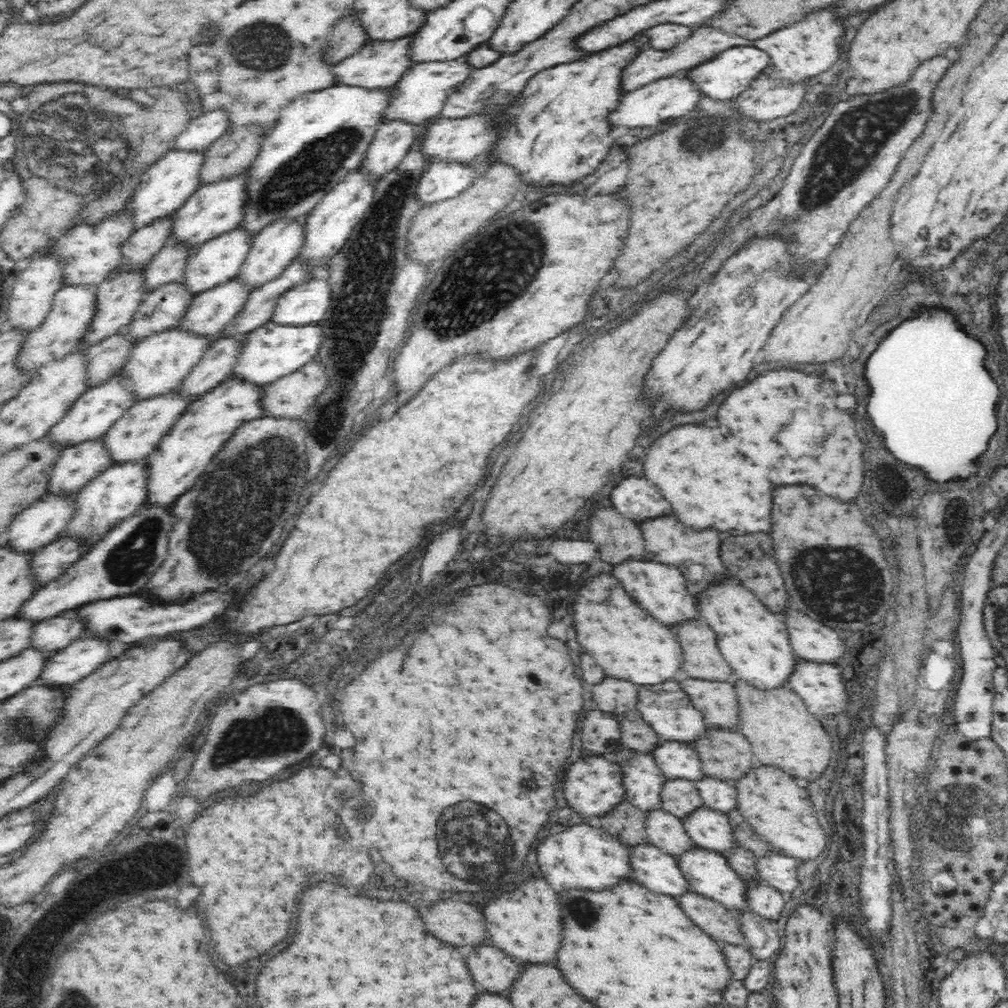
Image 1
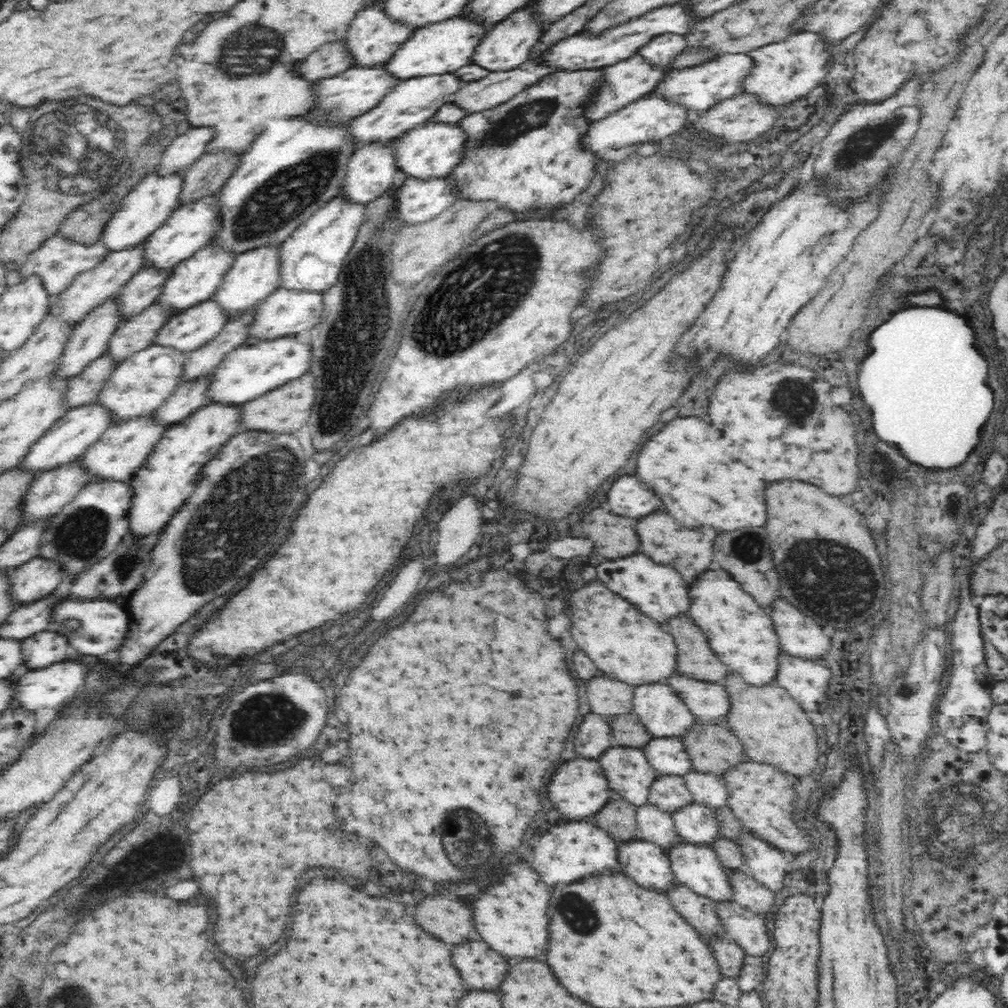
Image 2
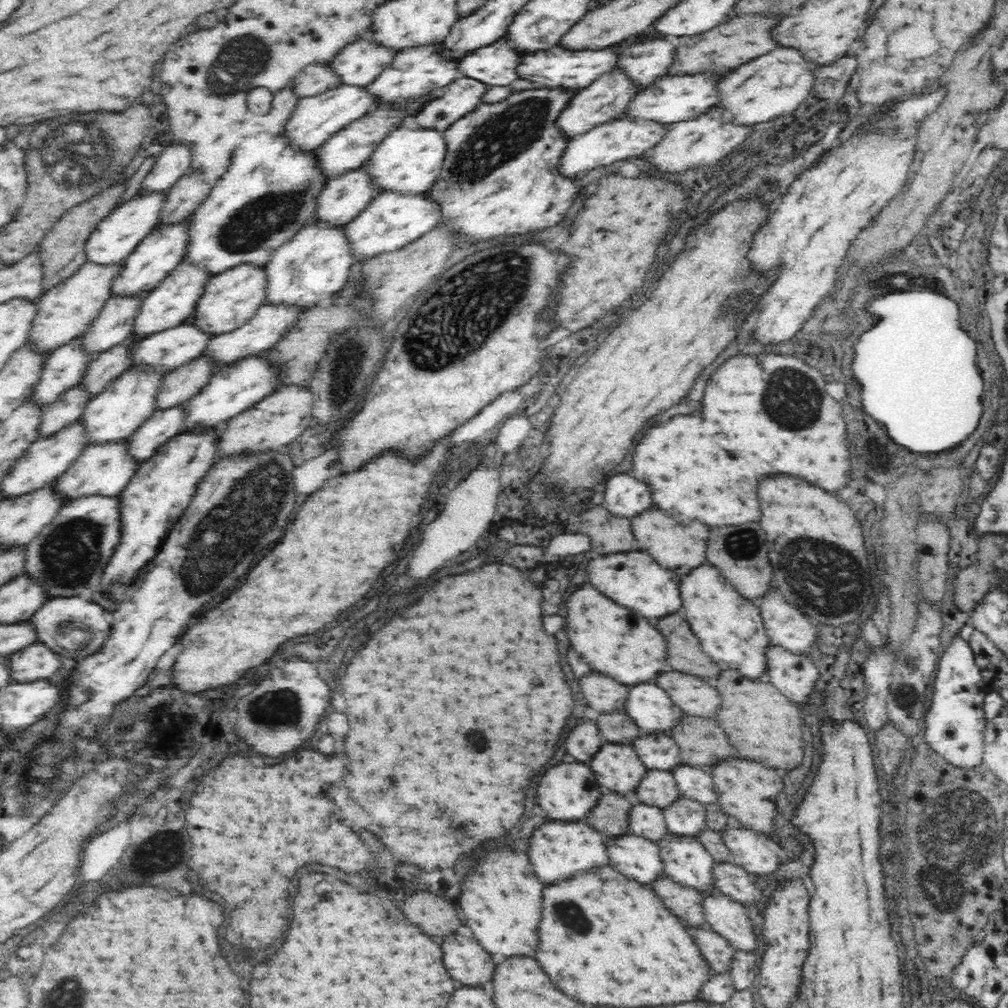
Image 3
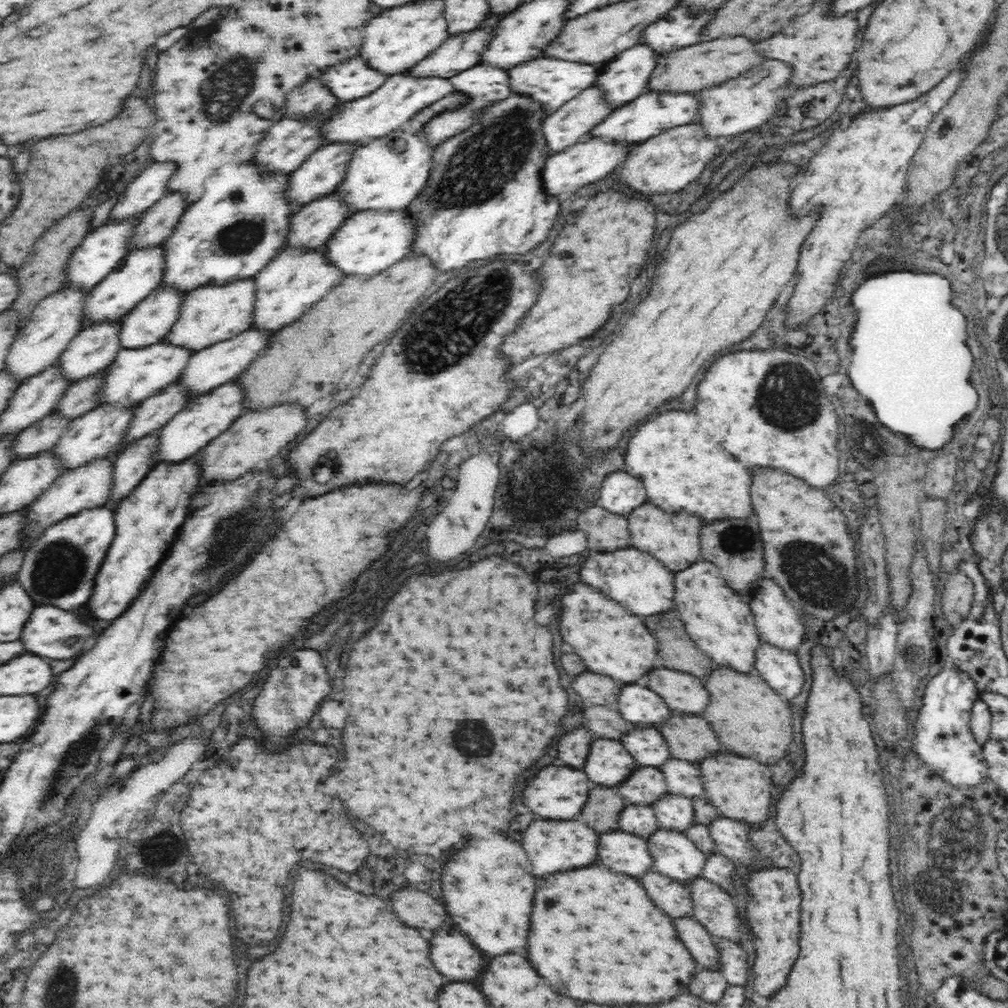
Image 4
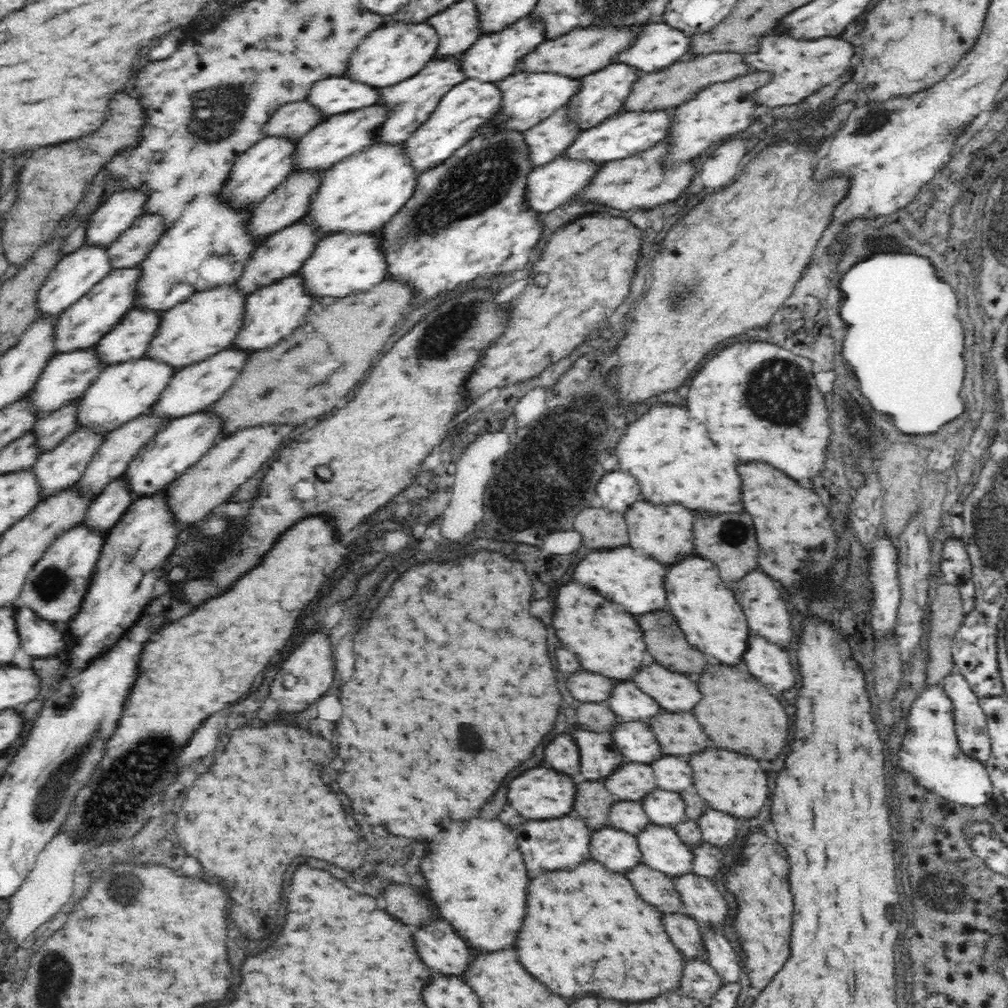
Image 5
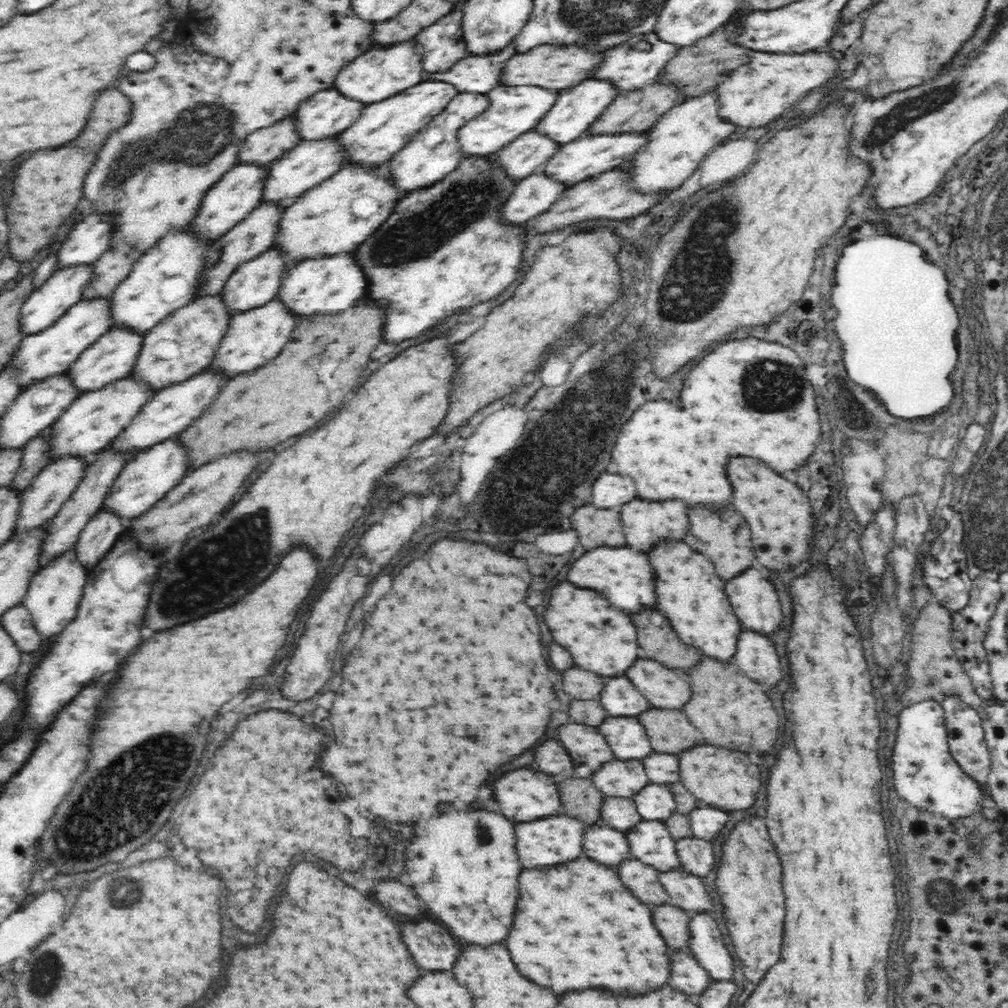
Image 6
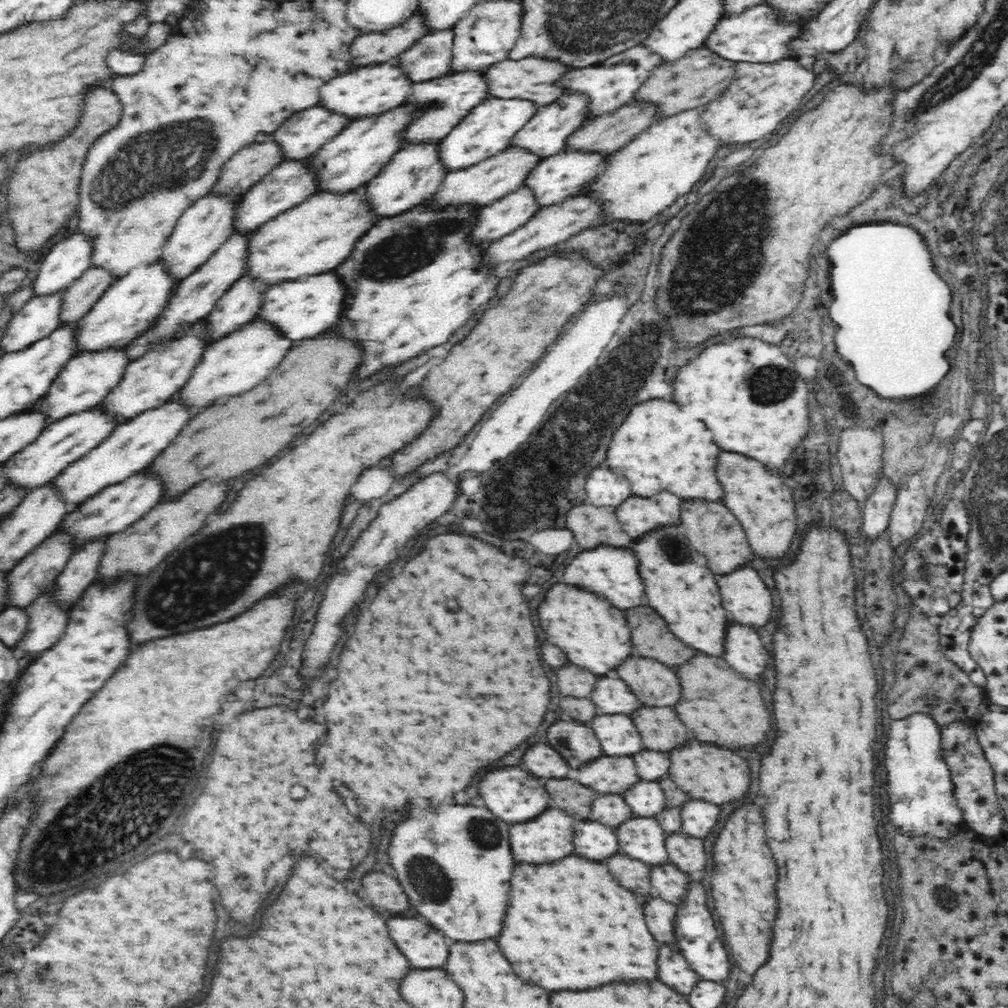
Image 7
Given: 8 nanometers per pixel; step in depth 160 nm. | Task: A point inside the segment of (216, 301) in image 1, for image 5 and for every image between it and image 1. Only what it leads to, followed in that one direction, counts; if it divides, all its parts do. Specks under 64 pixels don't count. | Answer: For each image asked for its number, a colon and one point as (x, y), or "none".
2: (187, 330)
3: (169, 348)
4: (136, 373)
5: (123, 390)

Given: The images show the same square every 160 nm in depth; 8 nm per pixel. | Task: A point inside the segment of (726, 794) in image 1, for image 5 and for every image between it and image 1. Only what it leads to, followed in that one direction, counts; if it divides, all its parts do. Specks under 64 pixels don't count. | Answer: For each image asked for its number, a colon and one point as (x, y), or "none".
2: (707, 789)
3: (694, 783)
4: (684, 779)
5: (673, 774)

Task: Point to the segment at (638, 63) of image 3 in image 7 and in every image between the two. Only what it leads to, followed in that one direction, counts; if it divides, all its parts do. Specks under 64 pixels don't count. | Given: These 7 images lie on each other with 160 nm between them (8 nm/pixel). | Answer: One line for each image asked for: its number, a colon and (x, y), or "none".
4: (626, 76)
5: (603, 93)
6: (577, 109)
7: (548, 132)

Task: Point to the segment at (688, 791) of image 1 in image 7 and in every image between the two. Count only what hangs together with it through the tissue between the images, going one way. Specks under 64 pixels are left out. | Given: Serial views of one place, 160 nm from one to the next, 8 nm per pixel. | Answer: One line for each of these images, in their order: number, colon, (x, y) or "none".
2: (670, 793)
3: (659, 789)
4: (647, 785)
5: (635, 781)
6: (622, 779)
7: (610, 775)

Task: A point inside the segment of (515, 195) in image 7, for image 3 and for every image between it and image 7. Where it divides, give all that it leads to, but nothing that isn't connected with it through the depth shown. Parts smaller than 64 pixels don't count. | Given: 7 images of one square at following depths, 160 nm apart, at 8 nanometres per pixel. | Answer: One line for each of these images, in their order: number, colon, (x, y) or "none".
3: (615, 140)
4: (591, 158)
5: (557, 183)
6: (535, 194)

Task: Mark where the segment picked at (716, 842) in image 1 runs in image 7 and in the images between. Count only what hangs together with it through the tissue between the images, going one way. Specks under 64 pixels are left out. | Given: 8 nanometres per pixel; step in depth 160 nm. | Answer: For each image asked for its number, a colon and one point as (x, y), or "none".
2: (696, 824)
3: (684, 817)
4: (674, 813)
5: (663, 808)
6: (656, 803)
7: (648, 800)

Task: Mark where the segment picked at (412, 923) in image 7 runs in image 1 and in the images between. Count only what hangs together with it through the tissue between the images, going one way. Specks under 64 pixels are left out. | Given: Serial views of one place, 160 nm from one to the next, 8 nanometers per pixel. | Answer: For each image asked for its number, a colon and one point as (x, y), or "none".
1: (494, 971)
2: (481, 967)
3: (466, 960)
4: (453, 954)
5: (449, 954)
6: (417, 936)

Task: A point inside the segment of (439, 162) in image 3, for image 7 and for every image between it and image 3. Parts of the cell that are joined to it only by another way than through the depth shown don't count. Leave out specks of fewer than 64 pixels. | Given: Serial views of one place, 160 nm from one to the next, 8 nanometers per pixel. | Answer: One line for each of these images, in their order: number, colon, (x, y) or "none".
4: (388, 173)
5: (363, 192)
6: (339, 214)
7: (319, 234)

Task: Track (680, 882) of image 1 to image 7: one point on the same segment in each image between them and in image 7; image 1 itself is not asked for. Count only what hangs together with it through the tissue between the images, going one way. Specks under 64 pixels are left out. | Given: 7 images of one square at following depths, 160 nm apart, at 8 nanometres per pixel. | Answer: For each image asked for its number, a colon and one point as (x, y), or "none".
2: (648, 863)
3: (635, 856)
4: (620, 851)
5: (618, 851)
6: (610, 847)
7: (595, 841)

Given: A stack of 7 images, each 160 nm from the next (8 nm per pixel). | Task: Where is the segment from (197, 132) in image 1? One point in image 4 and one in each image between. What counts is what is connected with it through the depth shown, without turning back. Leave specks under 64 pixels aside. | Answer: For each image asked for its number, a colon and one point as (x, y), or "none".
2: (182, 151)
3: (175, 161)
4: (149, 187)

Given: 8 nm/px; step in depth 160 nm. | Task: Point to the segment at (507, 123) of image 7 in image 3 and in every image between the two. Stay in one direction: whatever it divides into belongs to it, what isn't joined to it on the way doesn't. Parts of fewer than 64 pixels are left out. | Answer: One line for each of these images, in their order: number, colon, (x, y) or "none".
3: (558, 66)
4: (552, 81)
5: (528, 97)
6: (514, 109)

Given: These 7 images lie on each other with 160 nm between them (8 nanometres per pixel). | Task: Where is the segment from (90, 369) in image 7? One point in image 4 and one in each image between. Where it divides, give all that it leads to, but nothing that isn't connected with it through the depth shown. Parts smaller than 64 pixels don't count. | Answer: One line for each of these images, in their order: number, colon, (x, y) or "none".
4: (151, 320)
5: (130, 338)
6: (114, 354)

